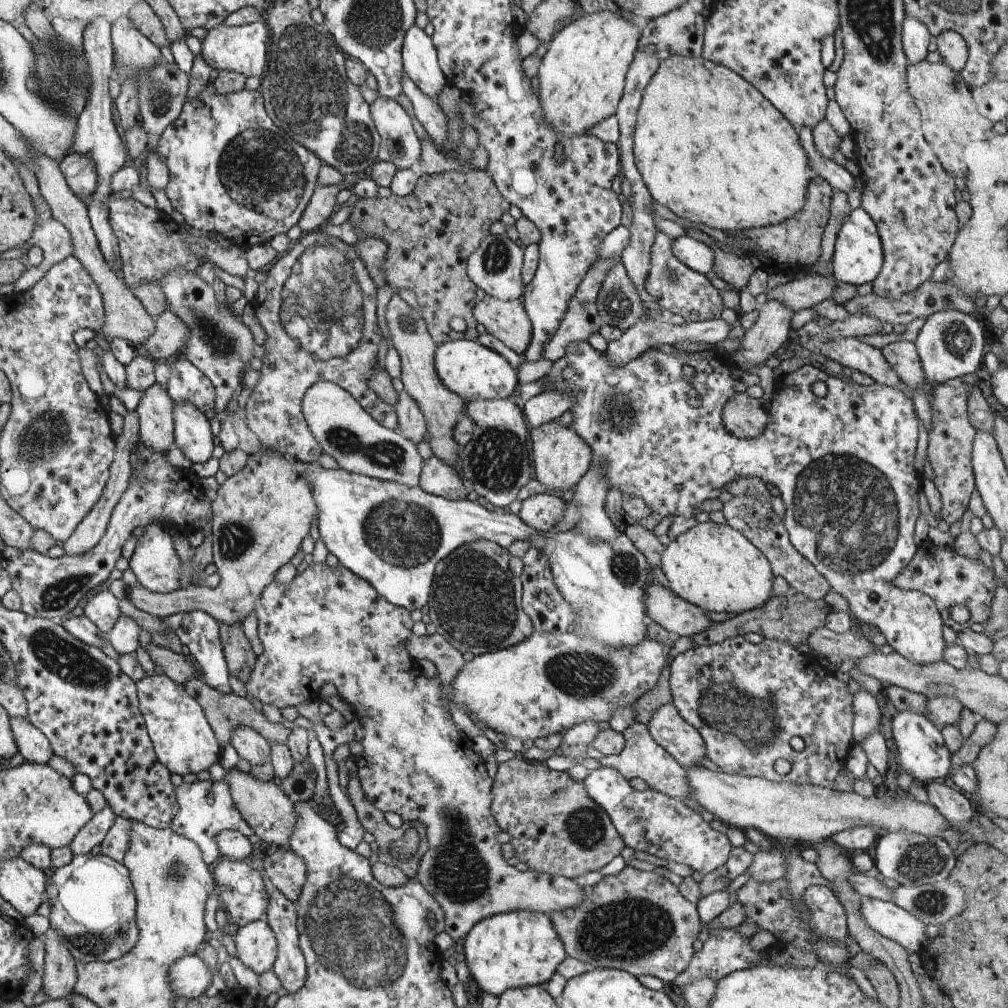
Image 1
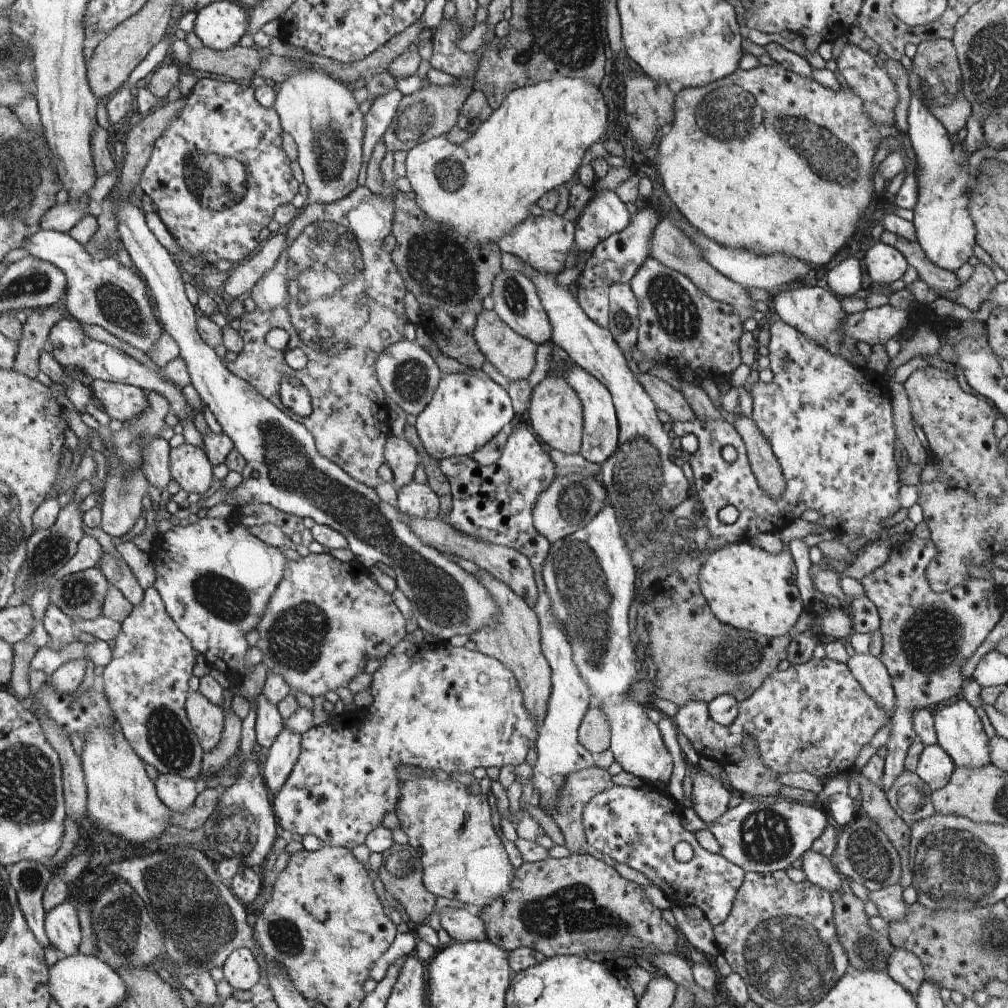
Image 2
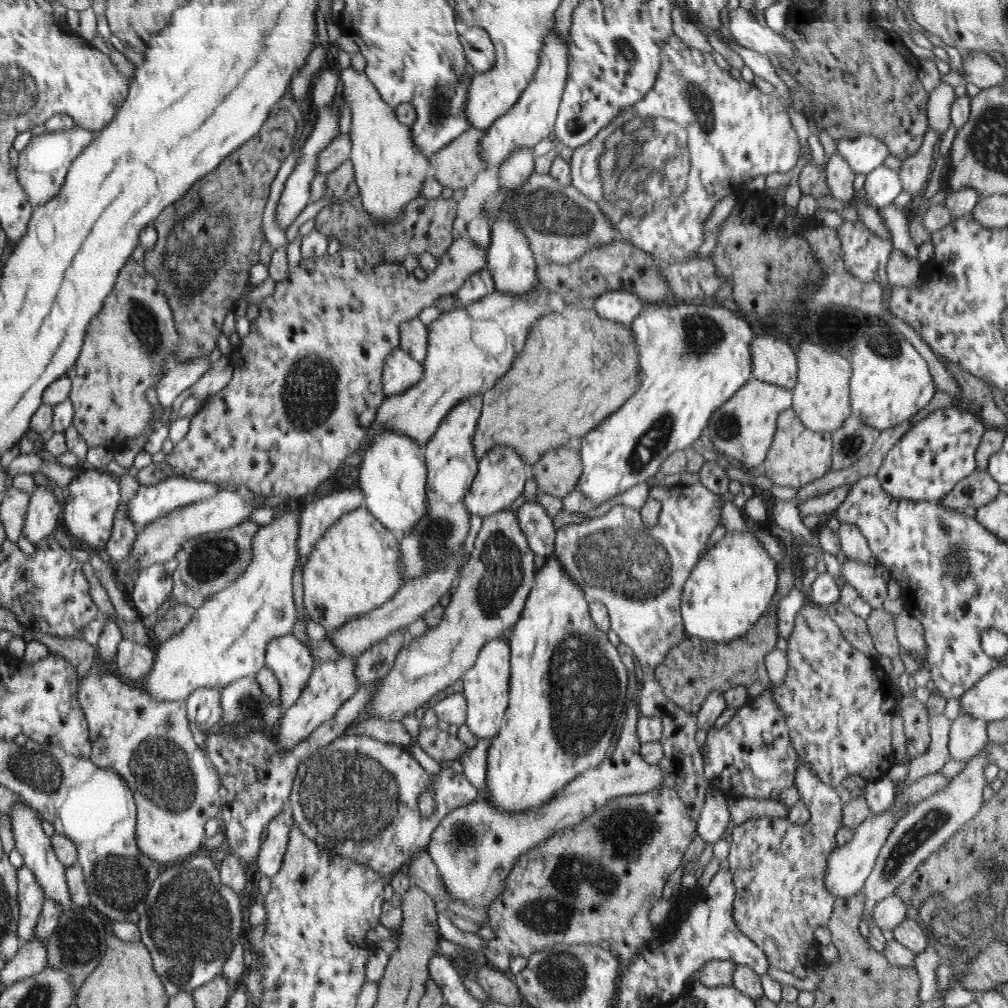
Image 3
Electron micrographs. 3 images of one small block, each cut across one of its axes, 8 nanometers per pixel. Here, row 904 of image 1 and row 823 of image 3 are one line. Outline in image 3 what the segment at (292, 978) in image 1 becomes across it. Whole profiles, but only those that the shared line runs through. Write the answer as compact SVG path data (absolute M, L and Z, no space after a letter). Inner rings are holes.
M285 810L278 813L268 824L266 838L257 856L258 875L272 878L283 866L284 856L291 838L291 828L296 826L295 819Z

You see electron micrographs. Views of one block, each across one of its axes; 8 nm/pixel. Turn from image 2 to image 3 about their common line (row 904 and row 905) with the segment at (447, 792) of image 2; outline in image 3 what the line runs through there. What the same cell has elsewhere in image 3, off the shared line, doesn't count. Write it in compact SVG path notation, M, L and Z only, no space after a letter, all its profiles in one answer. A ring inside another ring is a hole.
M637 682L633 699L628 706L627 723L621 738L616 742L612 756L586 772L579 774L563 791L536 810L528 812L504 812L482 798L474 803L451 810L441 821L431 836L427 851L437 866L443 888L462 904L471 904L473 909L486 910L503 894L511 868L519 856L532 850L543 840L550 839L563 828L574 827L588 818L594 810L616 796L637 796L660 788L667 774L658 765L648 764L640 752L638 720L640 717L638 692L643 682Z

